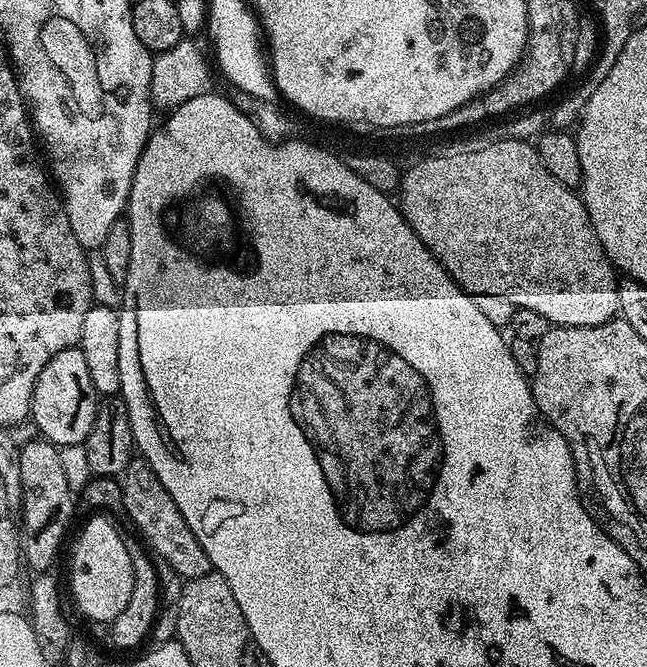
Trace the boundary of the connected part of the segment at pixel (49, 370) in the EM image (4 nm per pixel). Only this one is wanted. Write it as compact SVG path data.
M77 346L54 354L42 374L38 374L32 395L30 420L36 425L37 433L57 446L83 444L90 426L94 426L97 407L98 393L94 382L90 382L90 370L82 350Z

